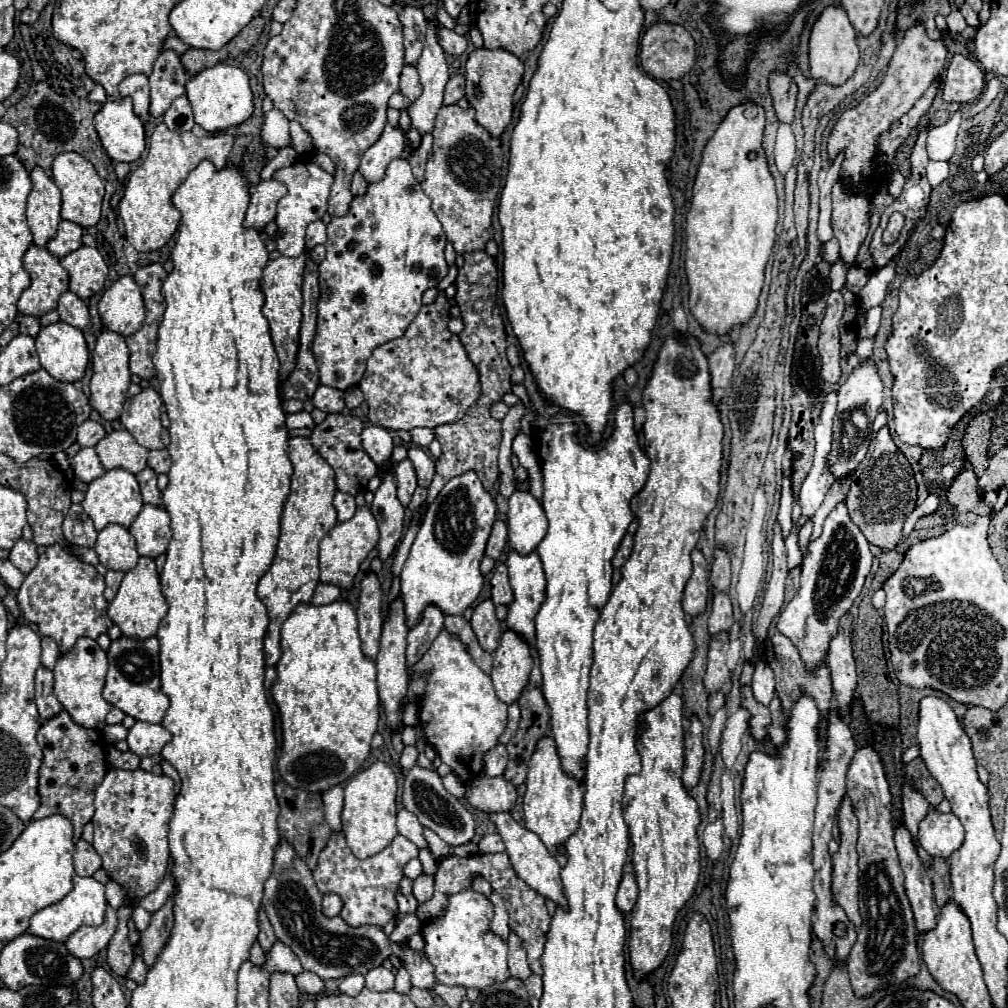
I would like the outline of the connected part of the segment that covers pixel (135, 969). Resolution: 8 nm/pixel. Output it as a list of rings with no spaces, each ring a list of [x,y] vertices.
[[[136,947],[136,959],[134,959],[134,965],[132,965],[130,973],[128,973],[128,979],[136,981],[138,985],[144,985],[144,983],[146,983],[146,973],[148,973],[148,969],[146,969],[146,965],[144,965],[144,961],[142,961],[140,947]]]

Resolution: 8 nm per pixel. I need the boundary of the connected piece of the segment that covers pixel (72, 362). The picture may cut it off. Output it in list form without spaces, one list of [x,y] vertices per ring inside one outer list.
[[[64,321],[40,329],[36,351],[42,367],[58,381],[82,379],[90,359],[82,331]]]

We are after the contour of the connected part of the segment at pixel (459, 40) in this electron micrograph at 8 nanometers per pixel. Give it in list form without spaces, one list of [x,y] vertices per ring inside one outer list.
[[[440,27],[438,31],[438,41],[442,45],[442,49],[448,53],[448,55],[454,55],[454,57],[460,57],[466,47],[468,47],[468,39],[462,37],[462,35],[456,35],[454,31],[446,29],[446,27]]]

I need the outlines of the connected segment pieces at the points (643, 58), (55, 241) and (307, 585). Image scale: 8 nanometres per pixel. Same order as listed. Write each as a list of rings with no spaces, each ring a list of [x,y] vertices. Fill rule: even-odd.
[[[658,21],[646,29],[640,41],[640,63],[648,75],[660,81],[682,79],[694,65],[694,39],[682,25]]]
[[[60,221],[56,237],[52,237],[52,239],[48,241],[46,249],[48,249],[54,257],[62,259],[62,257],[66,257],[70,251],[76,251],[80,245],[82,245],[82,227],[76,225],[76,223],[72,223],[72,221]]]
[[[290,437],[288,439],[288,457],[294,465],[292,487],[286,499],[282,519],[280,519],[280,541],[276,547],[276,555],[272,567],[258,583],[258,597],[268,609],[270,625],[264,641],[266,665],[276,665],[282,657],[280,649],[280,625],[290,617],[300,603],[310,603],[318,581],[318,543],[320,539],[338,523],[336,509],[332,505],[336,485],[334,471],[322,459],[322,455],[314,449],[308,437]],[[280,607],[280,609],[276,609]]]

